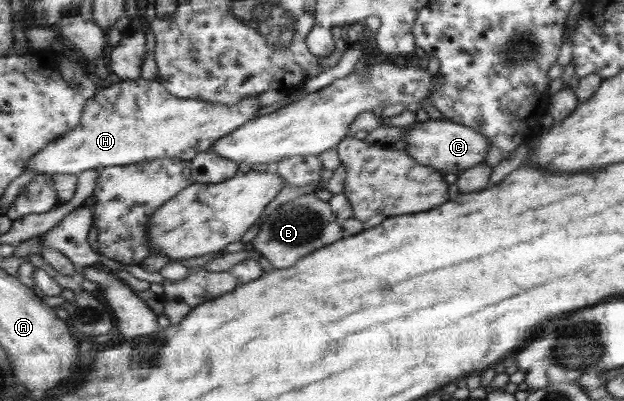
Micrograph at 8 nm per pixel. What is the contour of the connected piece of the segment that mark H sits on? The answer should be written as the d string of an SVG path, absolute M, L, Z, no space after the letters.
M141 77L136 80L126 80L114 86L100 87L95 98L89 100L81 125L38 153L25 172L80 175L88 169L102 170L111 166L139 164L140 161L156 160L157 158L181 158L191 161L197 153L209 150L217 141L266 111L269 110L261 107L258 96L245 97L237 105L221 105L221 103L211 101L177 97L175 94L169 93L164 88L164 84L157 79L147 80Z

